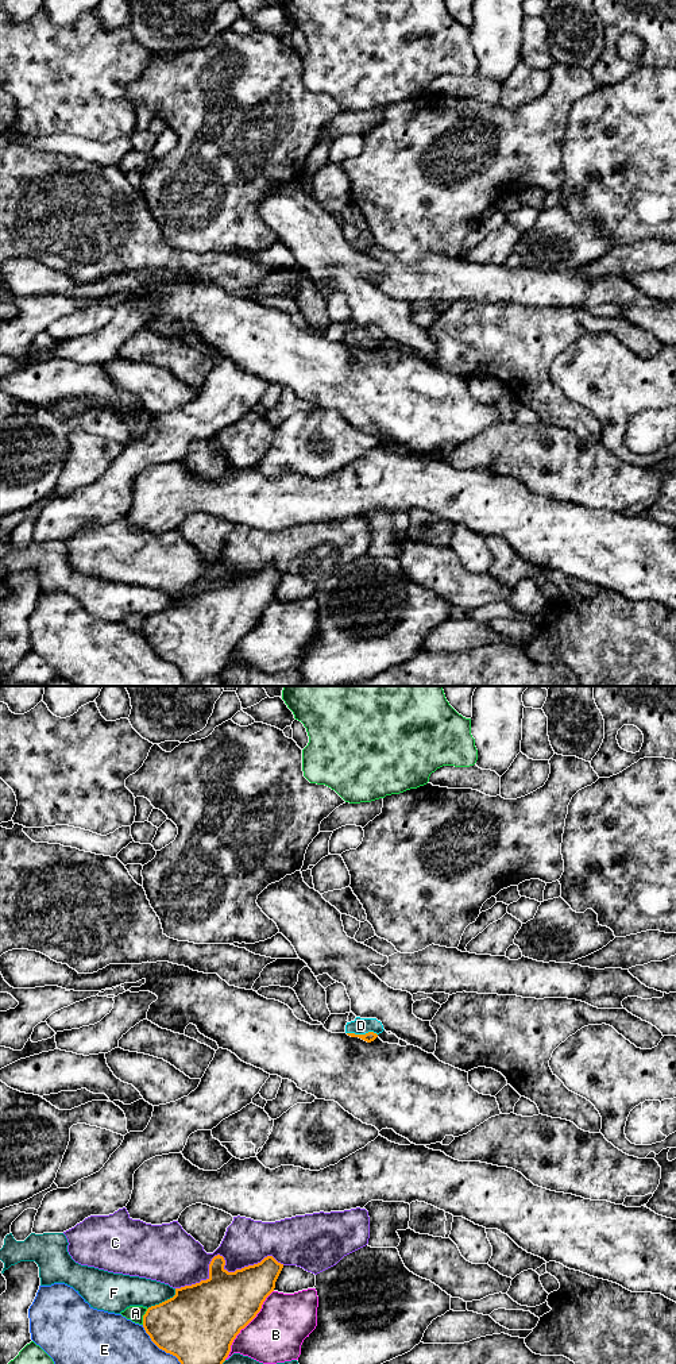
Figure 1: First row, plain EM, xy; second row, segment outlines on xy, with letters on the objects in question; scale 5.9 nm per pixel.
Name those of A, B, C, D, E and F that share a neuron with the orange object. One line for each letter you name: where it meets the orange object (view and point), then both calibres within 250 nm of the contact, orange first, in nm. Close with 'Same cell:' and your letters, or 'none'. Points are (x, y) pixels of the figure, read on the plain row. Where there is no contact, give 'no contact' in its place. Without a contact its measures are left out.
D: contact xy (362, 343); calibres 60 and 100 nm
Same cell: D

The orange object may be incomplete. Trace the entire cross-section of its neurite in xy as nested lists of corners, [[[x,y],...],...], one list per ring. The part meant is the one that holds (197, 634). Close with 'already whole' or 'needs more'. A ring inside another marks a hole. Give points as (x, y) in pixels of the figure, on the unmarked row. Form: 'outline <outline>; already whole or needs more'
outline [[[217,563],[209,586],[175,597],[175,604],[147,617],[143,636],[151,650],[178,667],[189,683],[220,677],[236,644],[260,620],[283,577],[273,565],[228,581]]]; already whole

